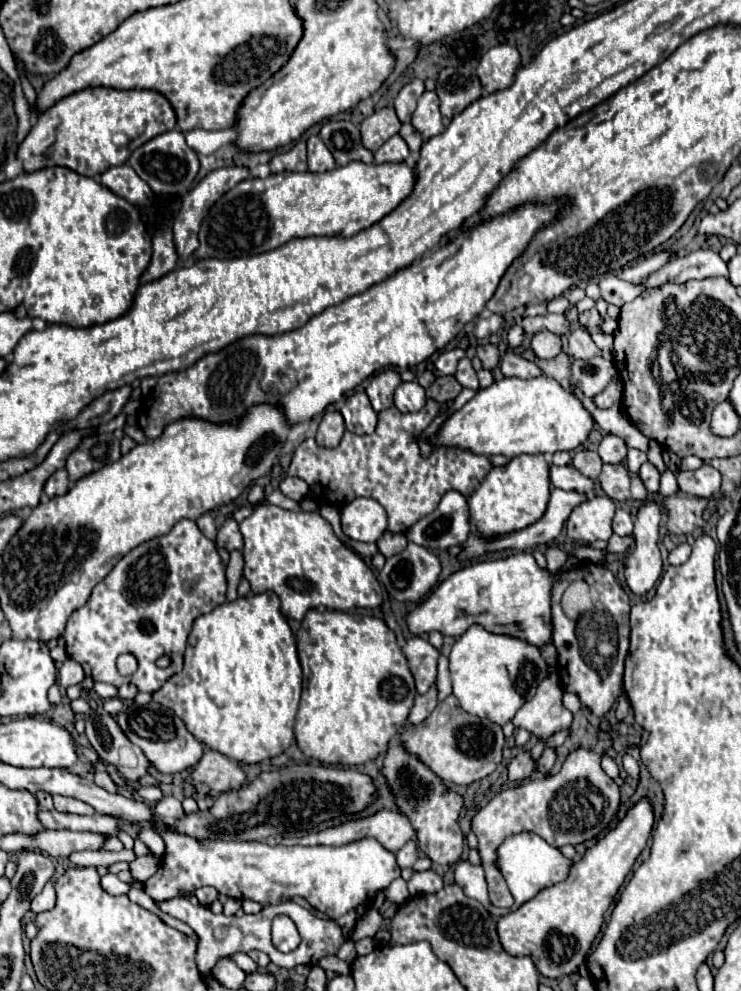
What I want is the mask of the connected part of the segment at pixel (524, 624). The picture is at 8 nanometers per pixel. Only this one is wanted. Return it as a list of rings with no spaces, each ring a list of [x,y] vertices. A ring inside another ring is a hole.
[[[515,551],[508,558],[478,562],[466,566],[444,582],[440,582],[428,598],[424,598],[408,616],[408,628],[412,634],[422,636],[432,630],[444,636],[462,636],[470,624],[478,622],[486,630],[496,634],[512,634],[530,644],[544,644],[552,636],[550,624],[550,590],[554,576],[538,568],[534,556],[527,551]],[[460,608],[484,608],[482,614],[466,616]]]

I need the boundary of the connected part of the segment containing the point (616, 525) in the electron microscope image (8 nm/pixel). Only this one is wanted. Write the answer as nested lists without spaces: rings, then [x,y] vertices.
[[[618,508],[616,510],[616,516],[614,516],[614,522],[612,522],[612,530],[618,534],[618,536],[630,536],[632,534],[632,516],[628,510],[622,510]]]

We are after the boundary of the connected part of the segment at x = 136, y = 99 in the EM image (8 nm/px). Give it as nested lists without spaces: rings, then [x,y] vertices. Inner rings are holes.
[[[84,88],[44,110],[30,134],[18,148],[18,158],[26,172],[64,166],[82,176],[100,176],[110,166],[124,164],[130,152],[158,134],[176,128],[176,114],[166,96],[156,90],[116,90],[116,88]],[[116,134],[126,134],[128,144],[114,144]]]

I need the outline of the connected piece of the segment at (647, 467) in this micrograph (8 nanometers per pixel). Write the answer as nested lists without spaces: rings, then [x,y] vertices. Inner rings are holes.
[[[644,462],[642,468],[640,468],[640,472],[638,472],[638,476],[642,478],[642,482],[644,482],[644,486],[646,486],[648,492],[652,492],[652,494],[658,492],[658,486],[660,486],[660,472],[656,470],[654,464]]]

